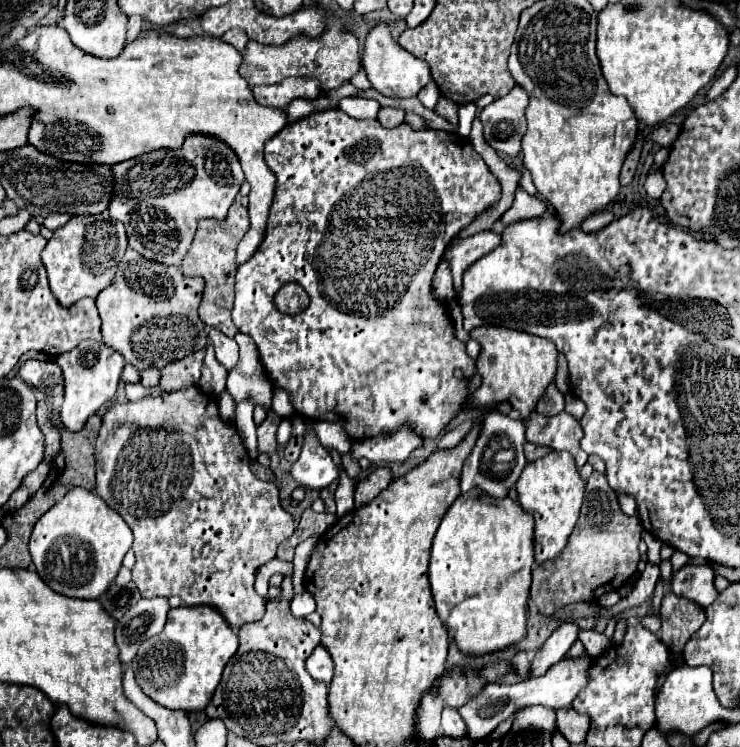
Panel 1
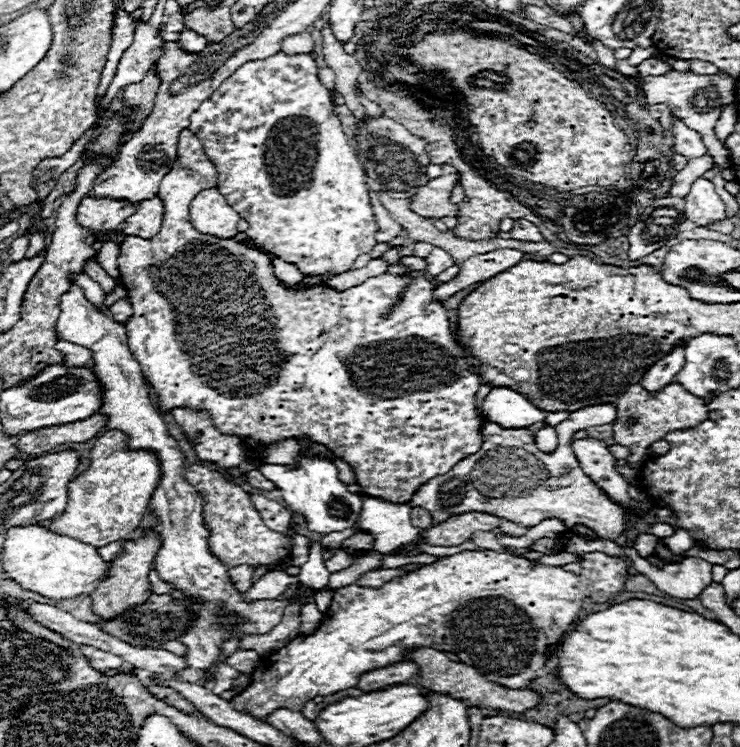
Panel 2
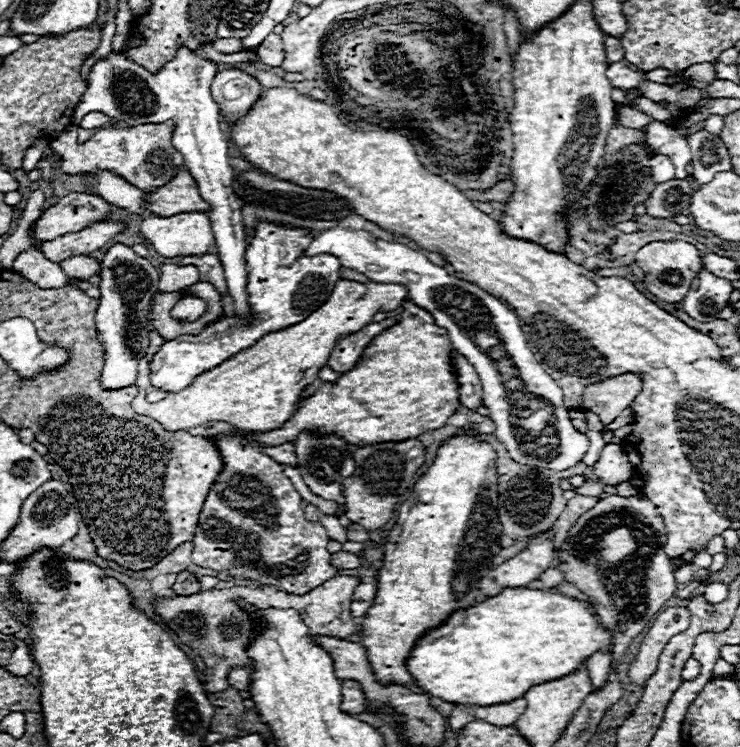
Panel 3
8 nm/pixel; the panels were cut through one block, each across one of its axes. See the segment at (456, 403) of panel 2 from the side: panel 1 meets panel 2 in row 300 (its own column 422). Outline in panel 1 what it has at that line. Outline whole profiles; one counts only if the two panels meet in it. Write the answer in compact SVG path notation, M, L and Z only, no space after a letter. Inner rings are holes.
M340 108L314 112L306 118L286 124L274 138L266 142L264 154L266 154L266 164L276 176L276 192L270 206L266 238L262 240L254 256L248 262L244 262L236 272L236 302L232 310L232 320L236 328L242 334L248 334L256 342L262 368L266 370L270 382L274 384L276 390L286 390L290 394L290 402L302 418L312 422L316 420L336 422L346 430L352 442L360 442L380 434L392 434L404 424L408 424L422 438L440 436L442 430L446 430L446 426L464 410L468 398L472 396L472 392L468 390L468 380L476 374L476 360L468 356L466 344L456 338L448 304L438 300L432 282L450 240L462 228L472 224L476 216L480 216L484 210L488 210L500 200L502 188L498 178L488 170L482 156L474 152L470 140L456 132L430 130L430 128L412 130L406 122L396 128L384 128L378 120L356 120L346 112L342 112ZM288 282L300 284L310 296L308 308L300 314L282 314L274 304L276 292ZM454 368L460 368L464 372L464 378L456 378L452 374Z

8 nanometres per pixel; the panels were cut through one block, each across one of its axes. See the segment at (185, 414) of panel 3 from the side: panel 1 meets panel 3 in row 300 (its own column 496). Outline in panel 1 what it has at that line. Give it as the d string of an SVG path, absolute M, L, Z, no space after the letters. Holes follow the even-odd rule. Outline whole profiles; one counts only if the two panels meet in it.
M474 328L470 336L480 344L476 362L478 374L482 376L482 386L472 394L470 404L490 406L498 402L510 402L516 410L520 410L524 420L526 414L534 410L544 388L554 380L558 356L554 342L510 328Z

